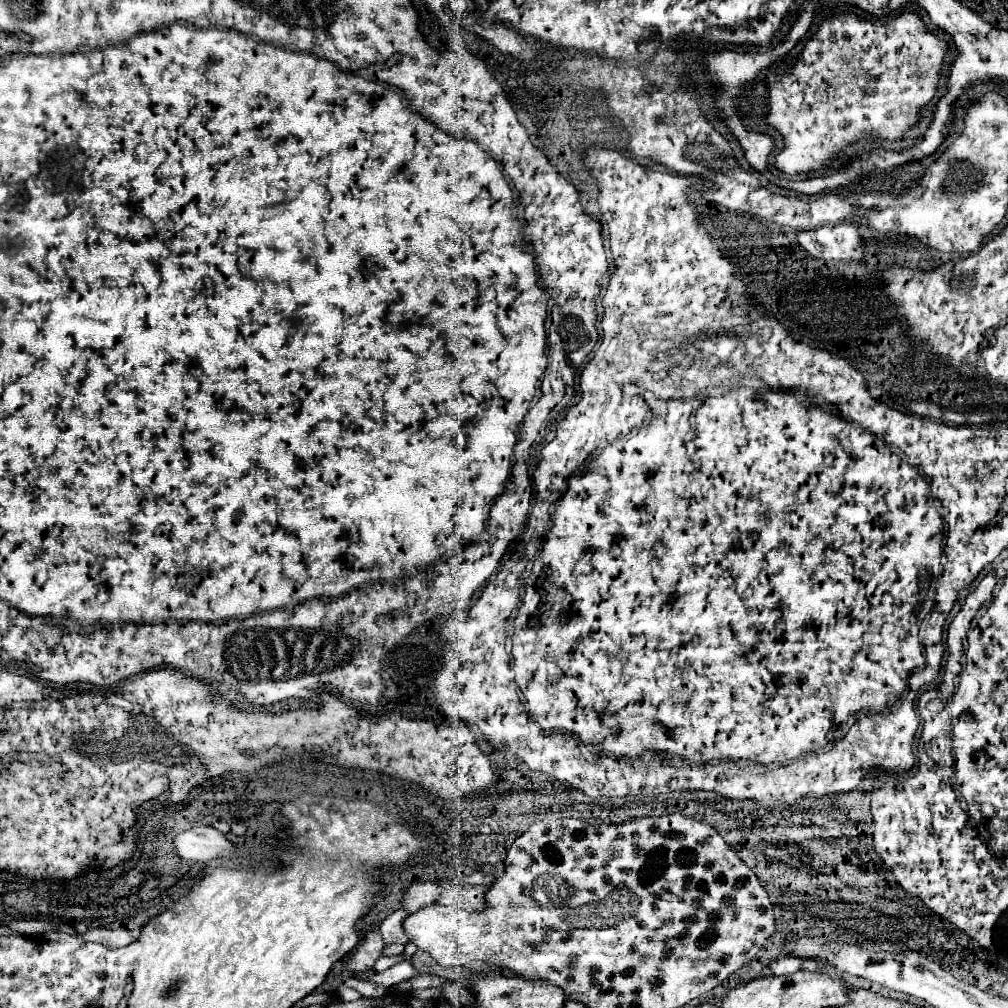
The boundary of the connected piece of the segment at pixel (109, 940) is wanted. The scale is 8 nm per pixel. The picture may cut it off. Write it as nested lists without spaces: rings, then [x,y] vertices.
[[[89,929],[79,937],[83,937],[85,941],[97,941],[109,949],[119,949],[135,941],[135,937],[127,929]]]

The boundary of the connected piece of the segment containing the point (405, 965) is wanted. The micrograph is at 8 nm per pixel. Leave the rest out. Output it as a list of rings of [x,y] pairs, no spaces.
[[[401,961],[397,965],[393,965],[391,969],[387,971],[381,971],[381,973],[373,973],[369,977],[369,981],[377,983],[377,985],[383,985],[383,987],[391,987],[395,983],[401,983],[401,981],[407,981],[411,977],[417,977],[421,975],[421,971],[411,963],[411,961]]]

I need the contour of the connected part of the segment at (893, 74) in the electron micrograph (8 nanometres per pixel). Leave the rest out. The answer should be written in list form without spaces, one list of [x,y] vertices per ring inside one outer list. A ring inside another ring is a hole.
[[[837,15],[827,19],[819,31],[807,41],[787,79],[769,89],[767,121],[785,139],[785,149],[777,155],[775,167],[789,173],[807,173],[829,165],[829,161],[851,141],[877,131],[885,139],[899,139],[917,121],[919,109],[931,101],[937,89],[937,71],[941,67],[947,45],[927,33],[917,15],[899,15],[891,23],[873,23],[855,15]]]

